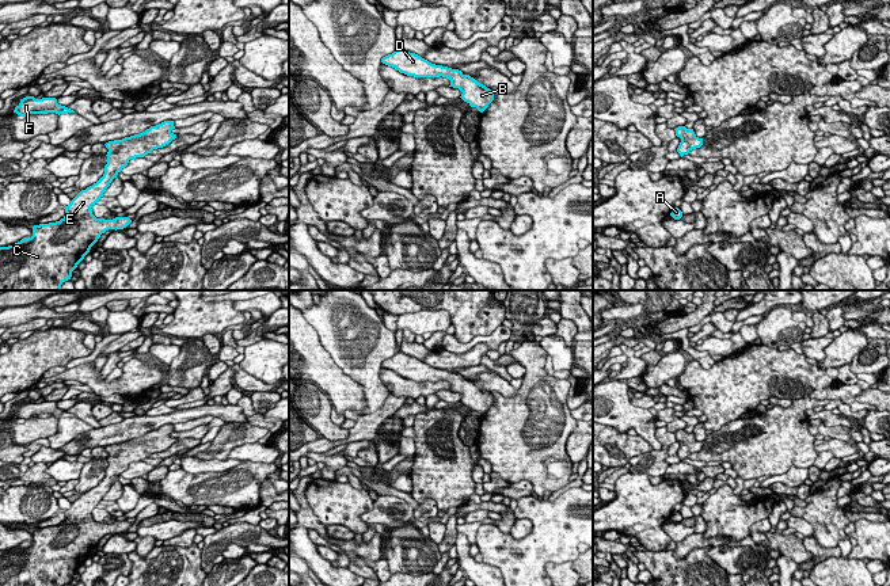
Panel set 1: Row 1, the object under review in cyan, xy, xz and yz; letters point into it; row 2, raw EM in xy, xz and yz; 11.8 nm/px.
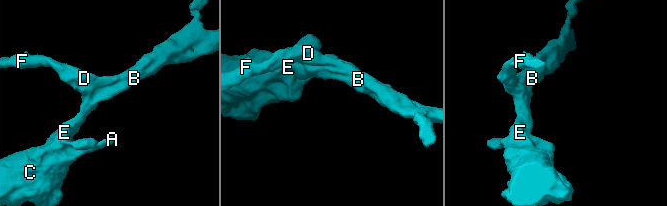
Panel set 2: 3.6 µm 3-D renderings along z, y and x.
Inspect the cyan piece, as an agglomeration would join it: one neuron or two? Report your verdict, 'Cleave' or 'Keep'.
Keep

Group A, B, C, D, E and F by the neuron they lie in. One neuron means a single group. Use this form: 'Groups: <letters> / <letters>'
Groups: A B C D E F

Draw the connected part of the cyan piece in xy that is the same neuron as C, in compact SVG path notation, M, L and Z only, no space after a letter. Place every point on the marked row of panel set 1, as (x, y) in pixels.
M164 121L140 134L106 142L109 152L103 176L92 186L81 190L64 208L66 214L60 221L34 225L31 237L24 237L8 247L0 247L0 290L61 290L61 285L71 279L72 271L102 233L109 229L123 229L132 222L129 217L96 218L91 208L98 203L113 179L128 165L130 159L144 157L153 149L163 148L175 140L176 134L171 132L172 129L175 129L174 121Z

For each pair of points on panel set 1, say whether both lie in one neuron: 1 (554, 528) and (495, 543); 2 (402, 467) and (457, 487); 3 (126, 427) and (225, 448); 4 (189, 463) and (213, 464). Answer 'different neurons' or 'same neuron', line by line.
1: same neuron
2: different neurons
3: different neurons
4: same neuron

